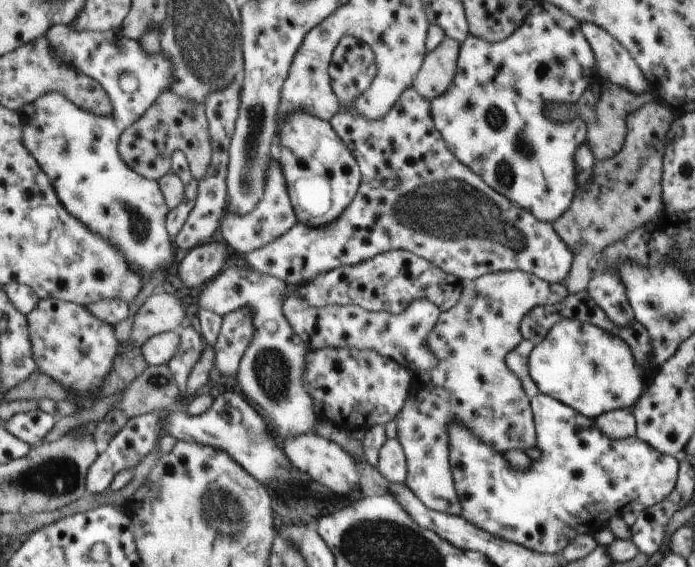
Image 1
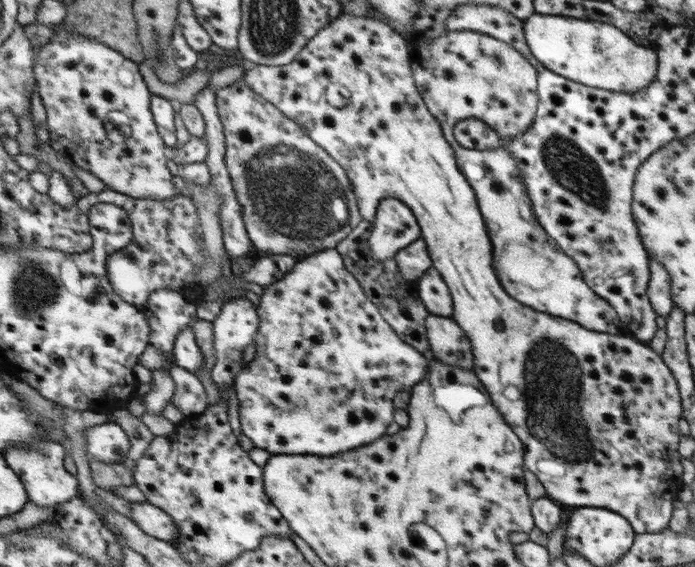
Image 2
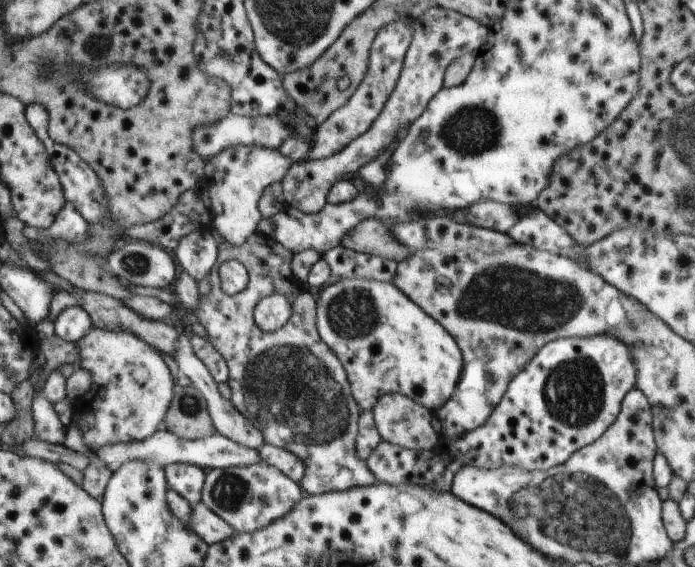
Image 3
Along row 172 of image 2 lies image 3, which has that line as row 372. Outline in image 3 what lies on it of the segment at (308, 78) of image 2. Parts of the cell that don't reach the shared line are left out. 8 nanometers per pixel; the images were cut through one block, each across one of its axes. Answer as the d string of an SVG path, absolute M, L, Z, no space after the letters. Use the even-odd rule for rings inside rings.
M343 278L322 287L317 329L342 363L359 411L372 410L382 394L399 393L434 413L449 400L459 380L463 361L455 340L391 283Z

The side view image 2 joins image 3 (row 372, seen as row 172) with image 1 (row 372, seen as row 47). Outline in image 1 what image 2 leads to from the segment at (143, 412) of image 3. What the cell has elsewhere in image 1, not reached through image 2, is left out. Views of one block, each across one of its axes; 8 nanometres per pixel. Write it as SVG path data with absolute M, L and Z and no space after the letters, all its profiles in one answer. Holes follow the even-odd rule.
M57 298L40 299L37 308L35 308L35 310L29 314L28 323L30 330L30 342L33 347L33 354L35 360L37 361L38 369L41 370L44 375L47 375L55 380L55 382L61 382L61 384L63 384L63 386L65 386L65 388L71 392L71 398L69 398L68 401L71 402L71 404L73 404L77 410L81 410L87 408L87 406L89 407L90 404L94 403L97 399L101 399L102 390L105 388L107 382L110 381L110 376L114 373L118 358L122 356L121 353L118 353L119 348L117 347L121 345L121 342L119 342L119 340L117 340L117 336L115 336L114 326L111 326L109 322L103 322L103 320L99 318L97 314L93 314L93 312L87 308L87 305L62 301Z

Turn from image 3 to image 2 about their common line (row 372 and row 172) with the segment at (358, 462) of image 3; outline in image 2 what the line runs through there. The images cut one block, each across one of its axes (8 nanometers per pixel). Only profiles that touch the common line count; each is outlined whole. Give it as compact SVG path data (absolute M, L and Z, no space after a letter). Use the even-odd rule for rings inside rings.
M242 79L217 89L215 106L224 132L224 163L236 201L241 207L244 229L248 239L253 242L252 246L255 246L257 255L259 250L263 250L262 255L286 254L300 260L320 250L334 248L339 241L353 232L354 226L362 217L346 171L298 123L287 118L278 107L251 90ZM261 234L275 238L275 244L261 244Z

